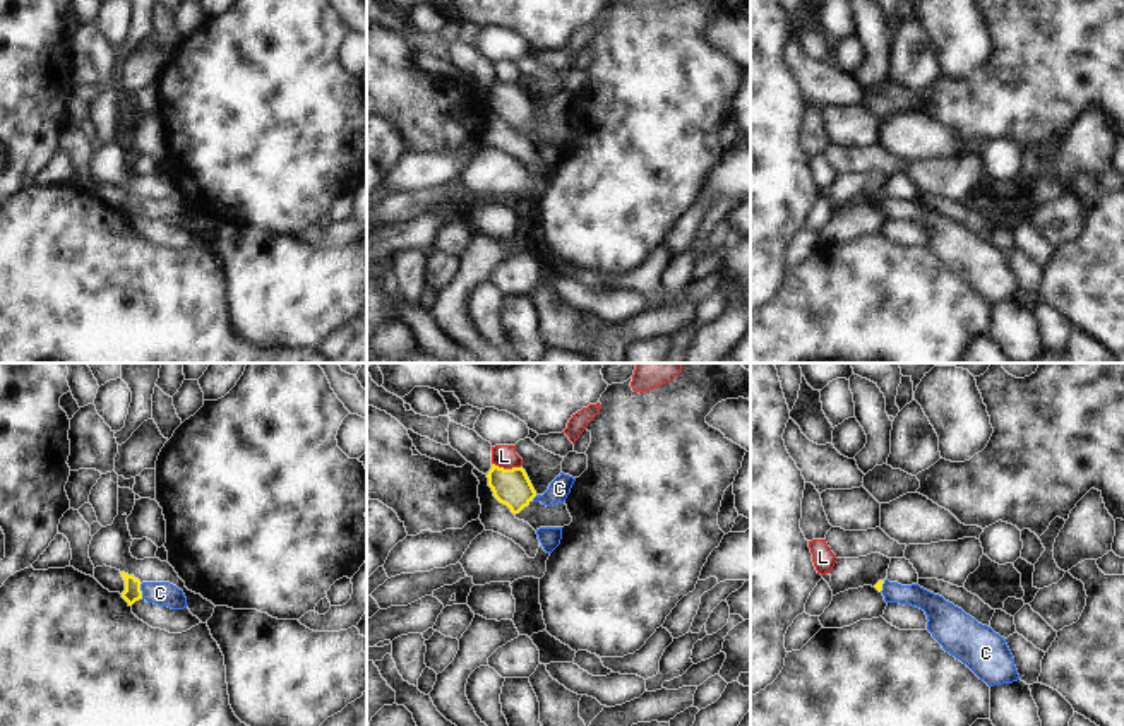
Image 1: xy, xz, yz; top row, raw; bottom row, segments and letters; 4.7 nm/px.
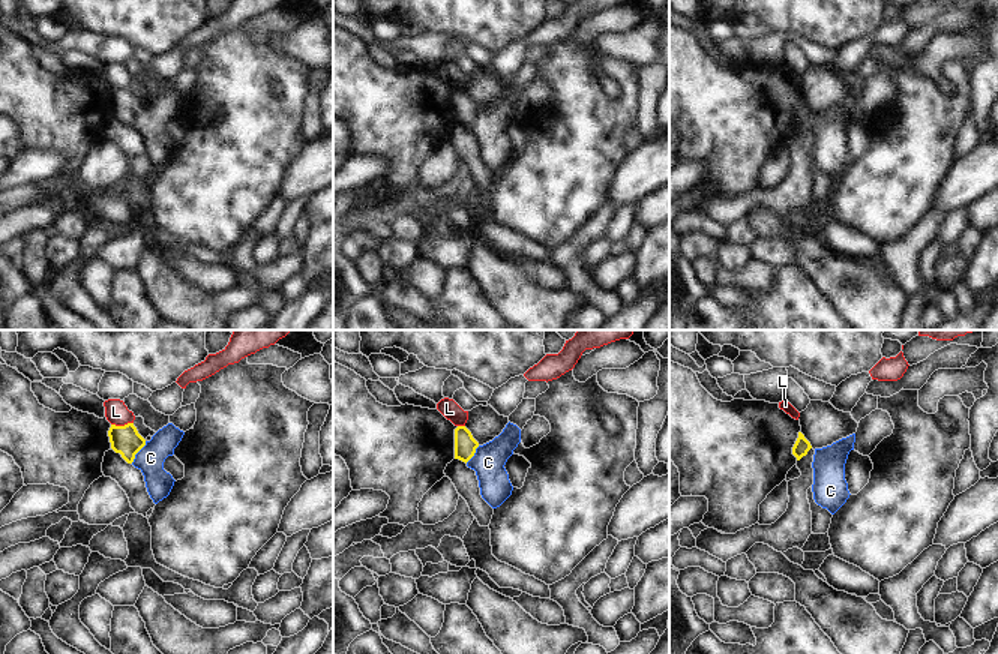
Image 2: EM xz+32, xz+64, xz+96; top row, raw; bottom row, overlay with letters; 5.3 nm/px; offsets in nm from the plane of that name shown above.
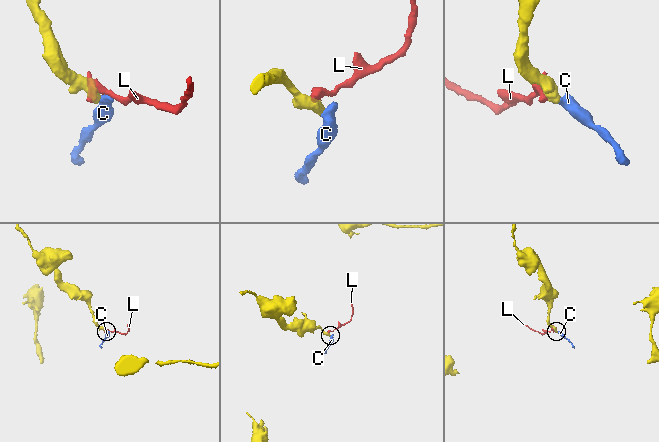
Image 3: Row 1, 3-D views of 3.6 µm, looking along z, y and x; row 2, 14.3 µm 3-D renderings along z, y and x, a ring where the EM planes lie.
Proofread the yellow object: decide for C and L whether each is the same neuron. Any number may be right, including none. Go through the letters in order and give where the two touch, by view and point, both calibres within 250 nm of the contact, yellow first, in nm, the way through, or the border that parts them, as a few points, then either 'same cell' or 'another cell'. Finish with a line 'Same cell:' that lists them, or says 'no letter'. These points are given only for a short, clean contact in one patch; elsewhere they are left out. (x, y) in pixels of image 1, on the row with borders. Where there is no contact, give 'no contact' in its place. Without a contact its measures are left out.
C: contact xy (141, 591); calibres 90 and 110 nm; way xy (132, 593), (141, 591), (160, 593); same cell
L: contact xz (506, 470); calibres 180 and 110 nm; border xz (492, 463), (502, 468), (520, 468); another cell
Same cell: C

